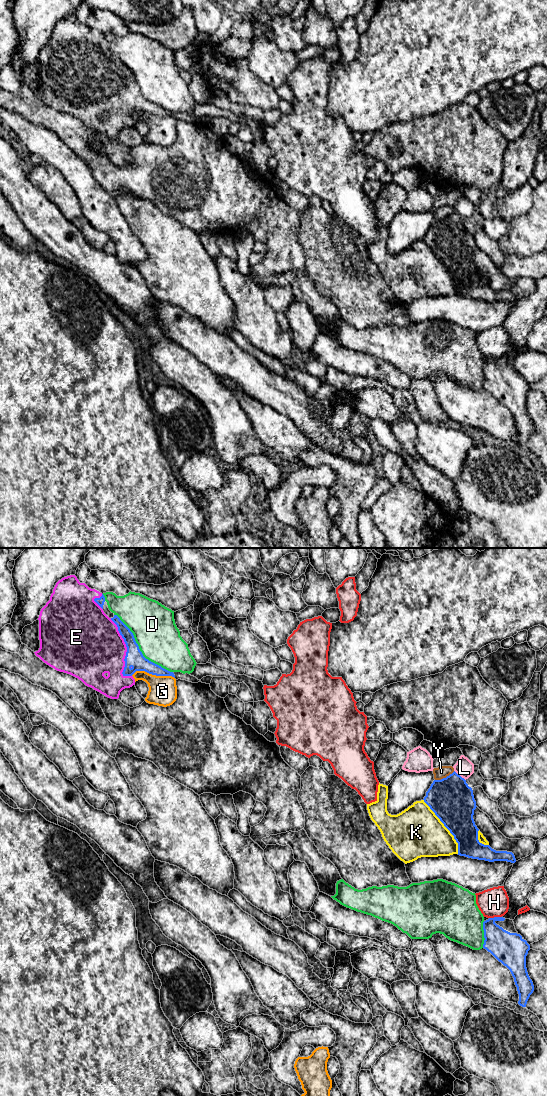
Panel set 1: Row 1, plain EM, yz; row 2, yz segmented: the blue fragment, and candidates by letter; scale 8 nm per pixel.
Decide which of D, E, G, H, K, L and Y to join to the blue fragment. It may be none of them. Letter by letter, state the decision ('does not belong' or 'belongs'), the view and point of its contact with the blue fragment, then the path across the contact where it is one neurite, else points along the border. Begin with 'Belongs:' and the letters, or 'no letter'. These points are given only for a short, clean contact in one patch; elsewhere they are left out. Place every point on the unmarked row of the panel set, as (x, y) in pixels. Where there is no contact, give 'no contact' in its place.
Belongs: E
D: does not belong; contact yz (139, 89)
E: belongs; contact yz (127, 90)
G: does not belong; contact yz (153, 114)
H: does not belong; contact yz (495, 357)
K: does not belong; contact yz (444, 265)
L: does not belong; contact yz (459, 215)
Y: does not belong; contact yz (444, 218)

